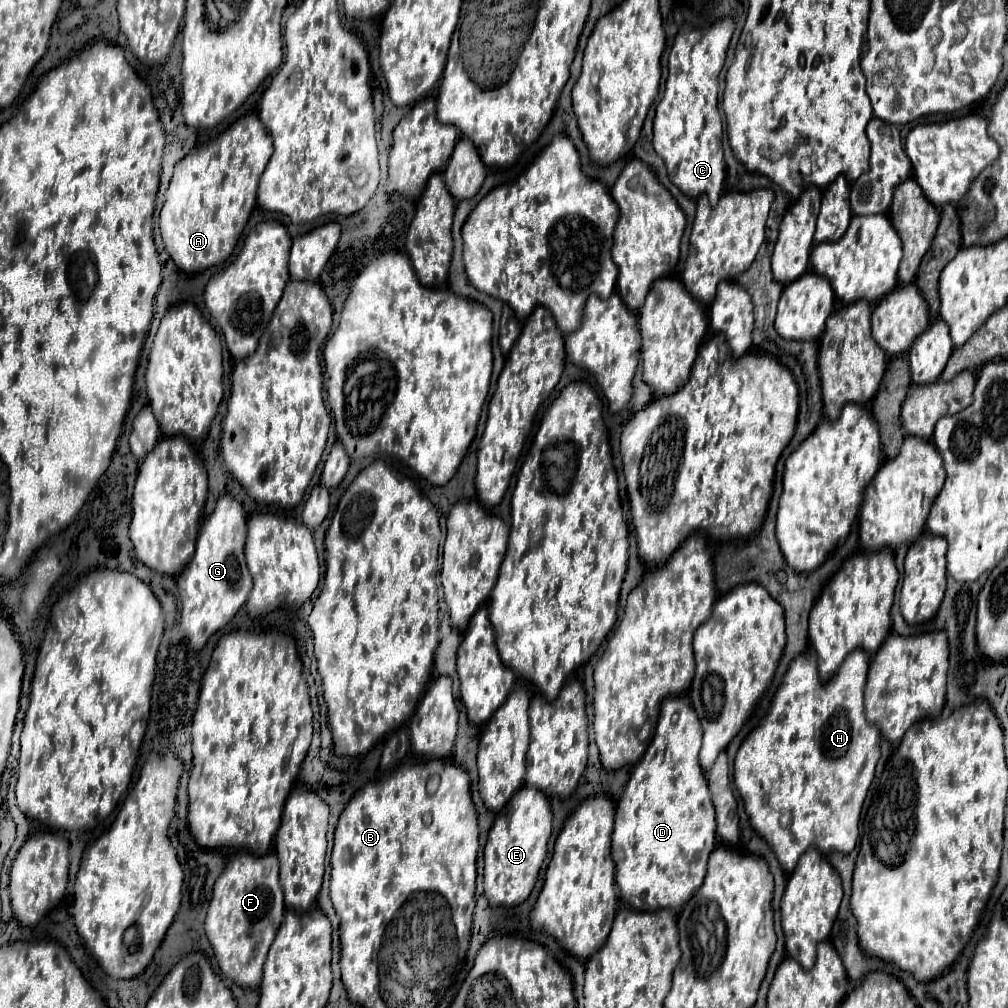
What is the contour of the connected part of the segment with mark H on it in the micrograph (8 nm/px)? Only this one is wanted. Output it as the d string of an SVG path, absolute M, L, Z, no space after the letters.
M814 649L806 651L804 655L800 655L800 659L794 659L788 667L788 673L784 675L784 681L782 685L778 687L774 699L772 699L772 705L770 705L770 711L768 715L764 717L764 721L744 739L744 743L740 745L738 749L738 755L736 755L736 765L734 765L734 783L736 783L736 789L738 793L742 795L744 799L744 807L746 807L746 813L750 817L750 823L752 827L756 829L756 833L770 845L770 849L774 851L780 867L786 871L786 873L792 873L800 855L808 849L808 847L816 847L822 855L828 855L832 851L838 851L838 853L852 853L856 843L858 843L858 823L860 823L860 813L862 813L862 805L864 805L864 799L868 795L868 789L872 785L872 779L874 779L874 773L876 773L876 763L880 759L880 731L876 731L876 727L872 727L866 719L864 719L864 687L866 687L866 673L868 673L868 665L870 665L870 657L862 651L852 651L852 655L848 655L848 659L842 663L840 671L836 677L832 677L832 681L828 683L822 683L820 677L818 677L818 669L816 669L816 655L814 655Z

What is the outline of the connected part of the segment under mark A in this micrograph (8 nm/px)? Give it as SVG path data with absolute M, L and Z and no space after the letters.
M246 115L232 123L220 137L208 145L198 145L186 155L174 169L170 187L166 191L166 203L160 211L160 229L168 255L176 267L184 273L200 273L212 265L224 263L244 231L250 213L257 205L258 181L272 157L272 139L264 131L264 125L258 117Z

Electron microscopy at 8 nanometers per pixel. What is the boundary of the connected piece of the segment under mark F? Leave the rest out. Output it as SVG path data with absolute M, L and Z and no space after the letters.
M236 853L216 881L214 895L206 913L204 931L214 949L222 975L228 975L240 987L258 989L262 983L262 967L268 949L284 917L284 895L280 891L276 855L256 857L252 853Z

